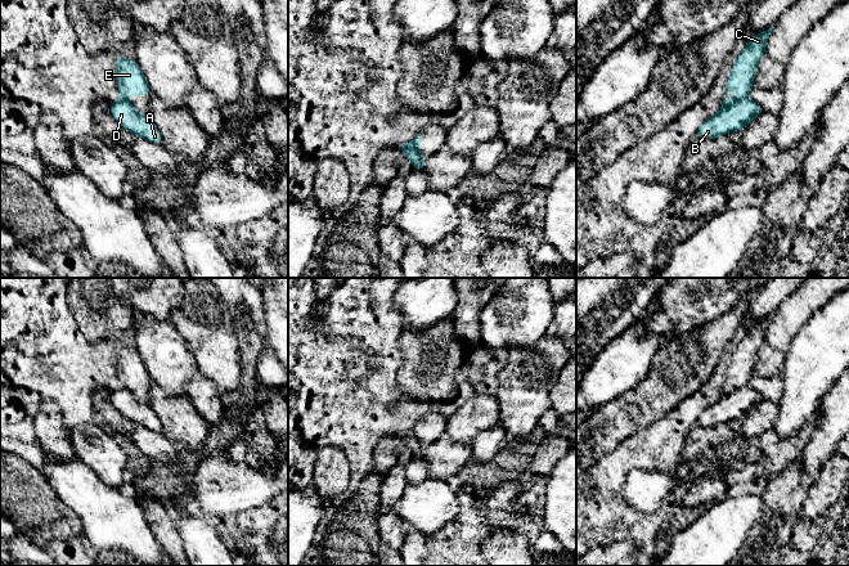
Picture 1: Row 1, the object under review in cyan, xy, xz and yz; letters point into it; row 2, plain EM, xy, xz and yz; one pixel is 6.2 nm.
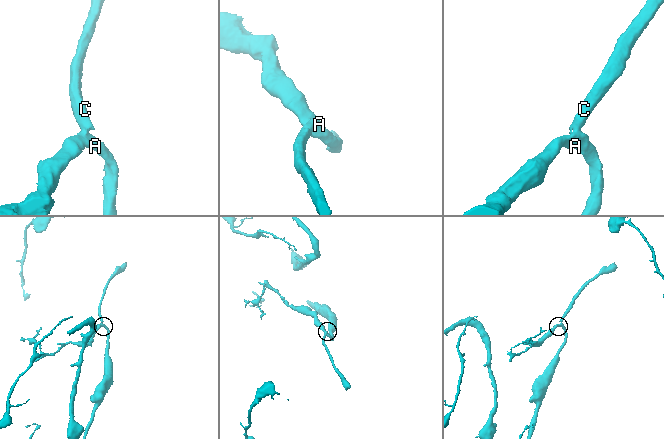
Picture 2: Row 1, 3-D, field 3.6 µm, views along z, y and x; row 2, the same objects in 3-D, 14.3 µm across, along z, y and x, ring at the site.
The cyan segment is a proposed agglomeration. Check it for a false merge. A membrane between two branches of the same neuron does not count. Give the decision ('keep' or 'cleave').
cleave

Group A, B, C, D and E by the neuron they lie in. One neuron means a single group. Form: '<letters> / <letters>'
A B D / C E

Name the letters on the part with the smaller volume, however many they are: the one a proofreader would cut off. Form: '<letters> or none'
C, E

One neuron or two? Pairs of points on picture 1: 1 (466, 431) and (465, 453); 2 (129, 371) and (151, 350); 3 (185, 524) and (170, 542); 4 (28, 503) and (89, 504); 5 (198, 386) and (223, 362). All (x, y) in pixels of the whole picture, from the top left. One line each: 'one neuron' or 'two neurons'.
1: two neurons
2: two neurons
3: two neurons
4: two neurons
5: two neurons

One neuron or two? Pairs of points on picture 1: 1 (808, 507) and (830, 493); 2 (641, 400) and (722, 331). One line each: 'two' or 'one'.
1: one
2: one

